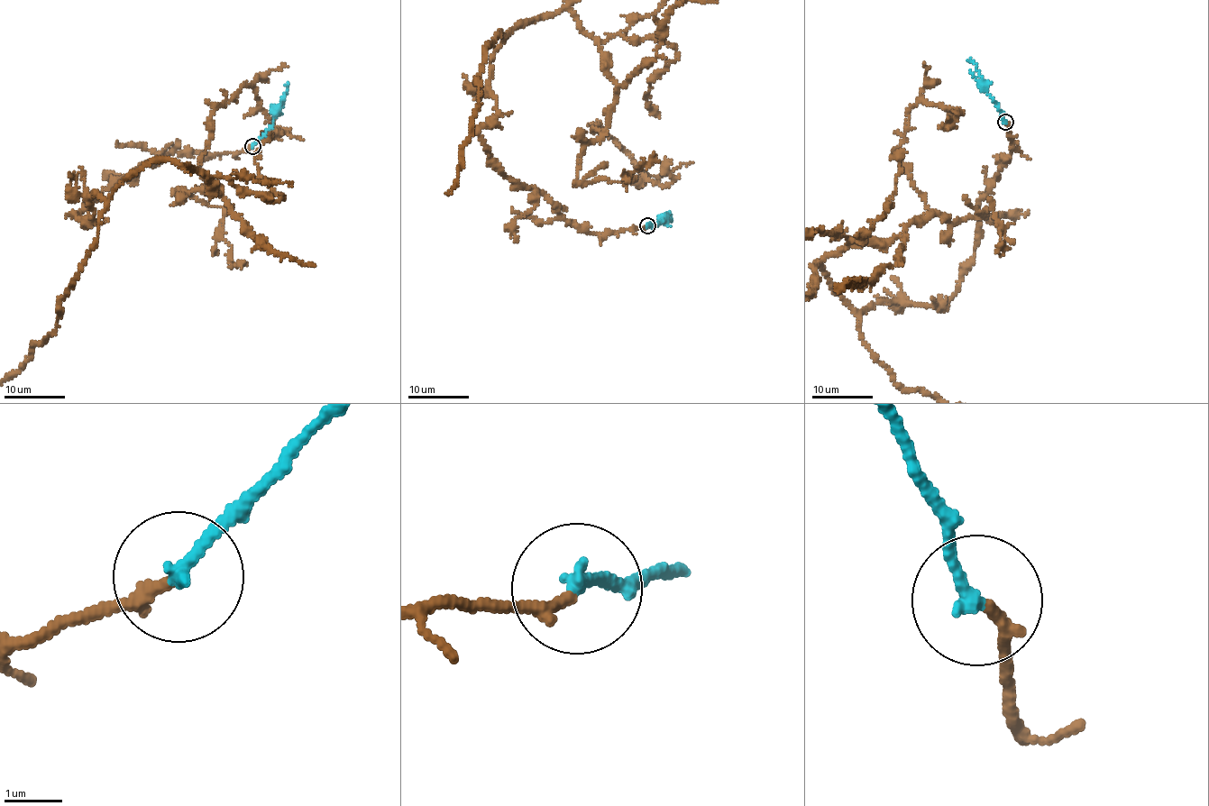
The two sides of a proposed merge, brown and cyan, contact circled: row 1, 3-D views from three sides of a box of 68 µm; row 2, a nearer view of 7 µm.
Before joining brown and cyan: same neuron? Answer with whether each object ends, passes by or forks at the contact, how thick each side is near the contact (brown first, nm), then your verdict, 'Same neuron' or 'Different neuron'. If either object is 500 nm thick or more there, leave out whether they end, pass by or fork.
At the ring brown ends. At the ring cyan ends. Thickness 200 nm (brown) against 240 nm. Same neuron

